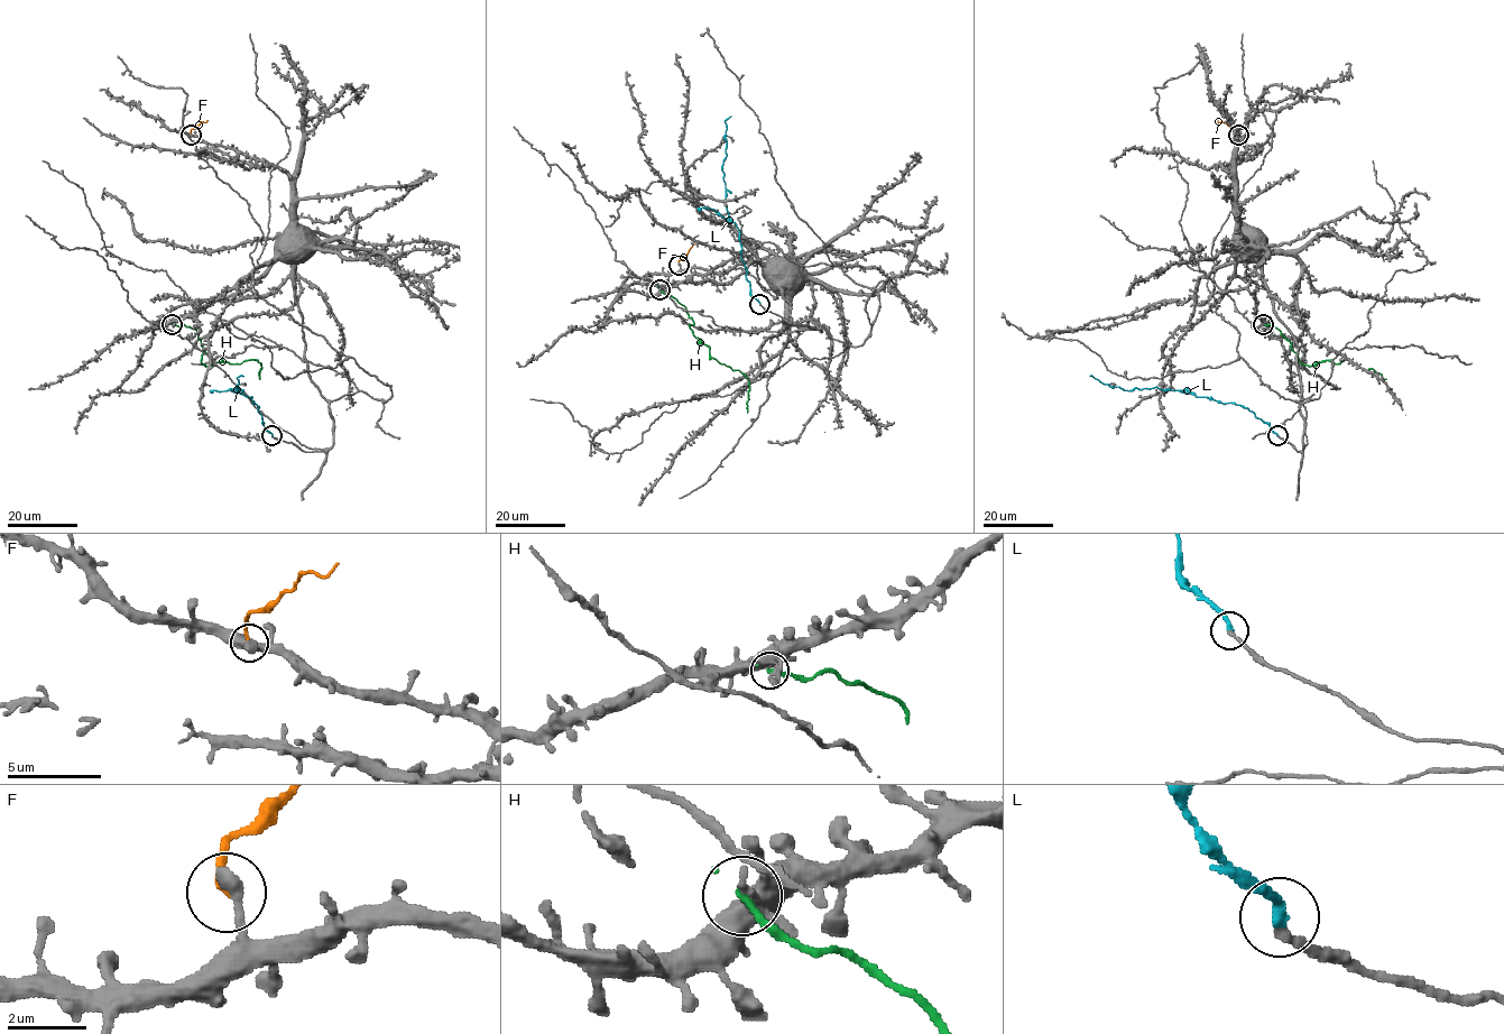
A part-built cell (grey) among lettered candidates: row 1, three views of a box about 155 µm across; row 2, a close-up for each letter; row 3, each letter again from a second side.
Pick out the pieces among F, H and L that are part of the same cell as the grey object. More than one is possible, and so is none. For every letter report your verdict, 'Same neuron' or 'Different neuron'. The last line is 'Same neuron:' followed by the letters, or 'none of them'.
F: Different neuron
H: Different neuron
L: Same neuron
Same neuron: L

